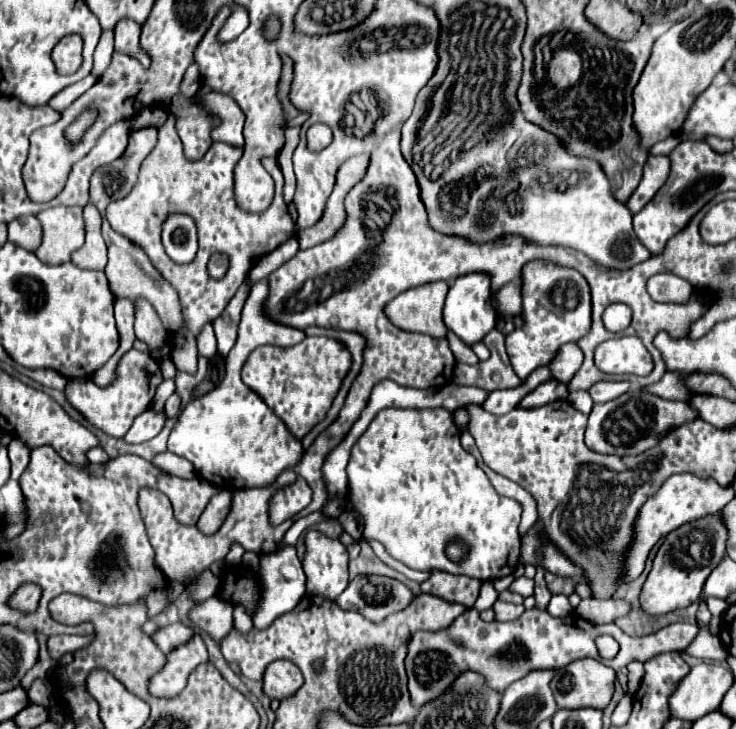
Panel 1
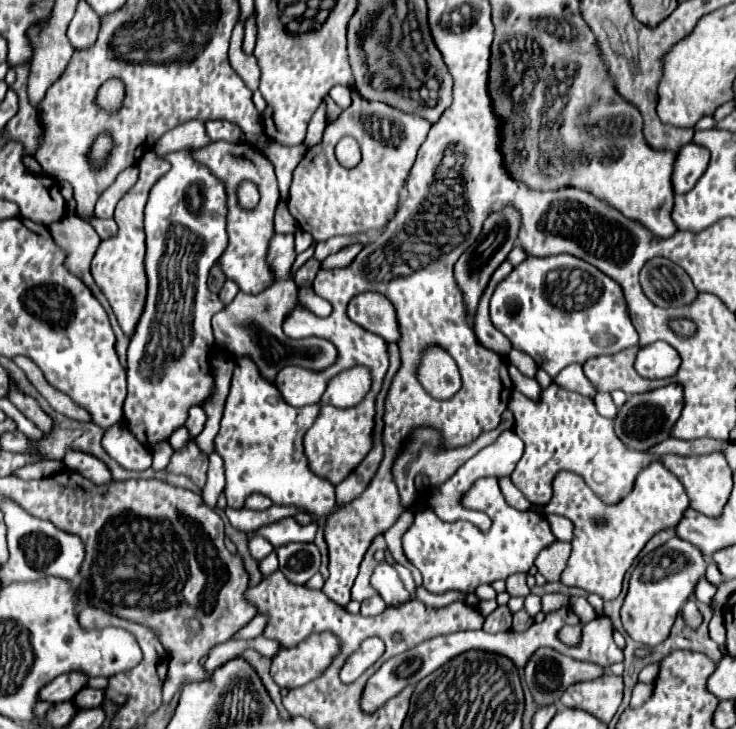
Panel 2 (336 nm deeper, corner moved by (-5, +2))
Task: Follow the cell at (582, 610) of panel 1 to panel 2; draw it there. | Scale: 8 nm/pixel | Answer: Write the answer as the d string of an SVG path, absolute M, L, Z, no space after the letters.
M544 594L542 596L542 612L544 614L558 610L562 606L568 606L568 596L564 596L564 594Z

